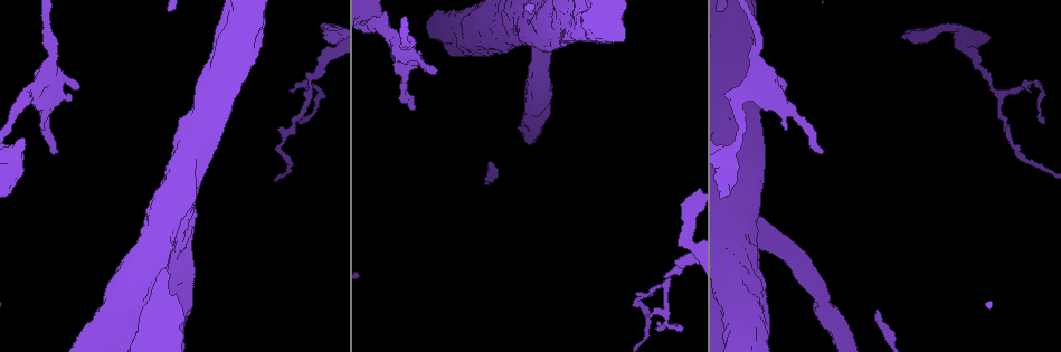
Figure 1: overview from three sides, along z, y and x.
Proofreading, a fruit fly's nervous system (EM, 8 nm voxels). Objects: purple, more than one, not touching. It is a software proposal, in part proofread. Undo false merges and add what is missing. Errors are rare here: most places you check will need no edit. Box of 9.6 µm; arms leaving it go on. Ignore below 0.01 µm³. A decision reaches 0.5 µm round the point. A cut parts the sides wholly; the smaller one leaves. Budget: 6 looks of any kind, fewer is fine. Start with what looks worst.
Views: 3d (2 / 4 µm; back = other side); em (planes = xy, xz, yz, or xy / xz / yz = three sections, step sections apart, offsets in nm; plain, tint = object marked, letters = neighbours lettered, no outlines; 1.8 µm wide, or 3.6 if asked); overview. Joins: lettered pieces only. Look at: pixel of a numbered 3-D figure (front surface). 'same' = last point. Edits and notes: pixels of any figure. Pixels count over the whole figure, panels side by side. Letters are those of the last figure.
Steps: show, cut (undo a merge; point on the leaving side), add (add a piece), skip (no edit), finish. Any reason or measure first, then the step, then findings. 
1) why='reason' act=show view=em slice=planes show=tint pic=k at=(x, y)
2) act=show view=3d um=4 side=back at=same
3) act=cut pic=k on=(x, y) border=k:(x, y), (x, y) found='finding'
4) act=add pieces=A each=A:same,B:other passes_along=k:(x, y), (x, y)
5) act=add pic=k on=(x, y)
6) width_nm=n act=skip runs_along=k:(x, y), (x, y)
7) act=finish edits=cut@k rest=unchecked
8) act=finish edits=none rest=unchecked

why='thin end' act=show view=3d um=2 pic=1 at=(412, 110)

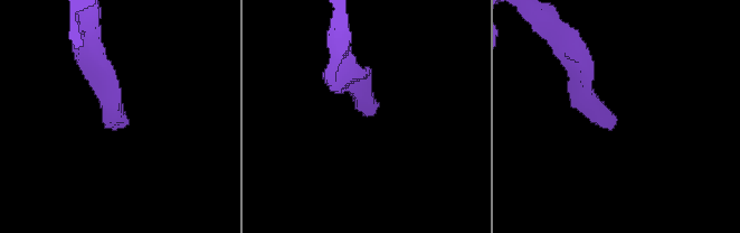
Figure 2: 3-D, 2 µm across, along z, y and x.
why='need the tissue' act=show view=em slice=planes show=letters pic=2 at=(368, 110)

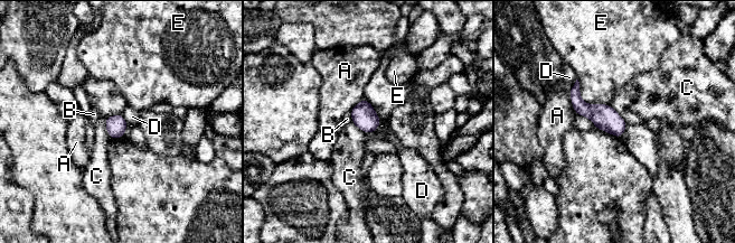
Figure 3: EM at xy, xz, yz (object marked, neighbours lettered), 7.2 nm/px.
longest_contact=E:300nm act=skip each=A:other,B:other,C:other,D:other,E:other runs_along=3:(575, 87), (575, 99), (619, 133) found='no lettered piece goes on from it'

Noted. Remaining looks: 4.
why='tapers out' act=show view=em slice=xy step=8 show=letters pic=1 at=(875, 311)

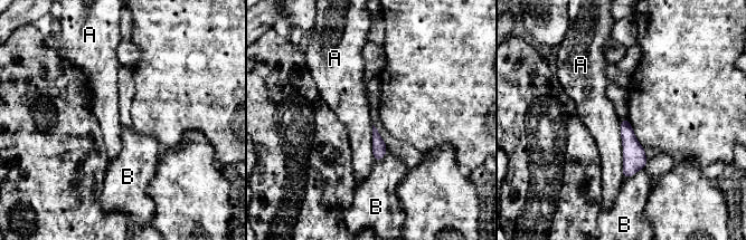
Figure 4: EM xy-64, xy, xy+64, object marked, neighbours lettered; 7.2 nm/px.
act=skip each=A:other,B:other border=4:(620, 121), (623, 178) found='no lettered piece goes on from it'

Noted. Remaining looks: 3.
why='arms part here' act=show view=3d um=4 pic=1 at=(395, 37)

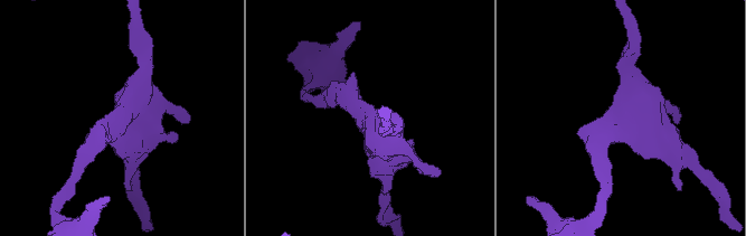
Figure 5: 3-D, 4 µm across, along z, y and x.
arms=4 why='need the tissue' act=show view=em slice=planes show=tint pic=5 at=(120, 123)

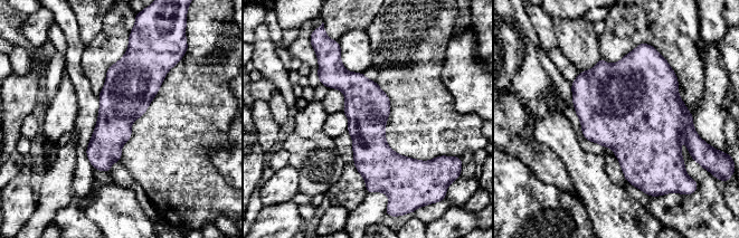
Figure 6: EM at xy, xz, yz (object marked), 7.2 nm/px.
why='what lies round it' act=show view=em slice=planes show=letters at=same

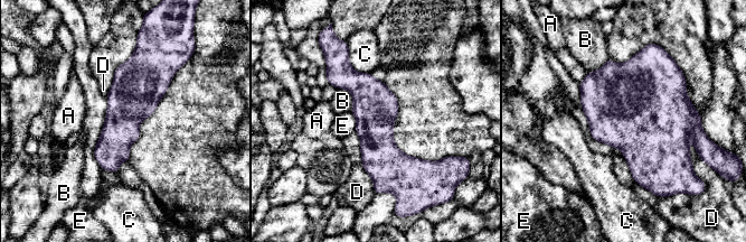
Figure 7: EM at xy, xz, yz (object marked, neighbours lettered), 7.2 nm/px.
width_nm=320 act=skip each=A:other,B:other,C:other,D:other,E:other border=7:(106, 96), (94, 149), (102, 169) found='one neuron here'

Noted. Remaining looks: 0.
act=finish edits=none rest=unchecked

